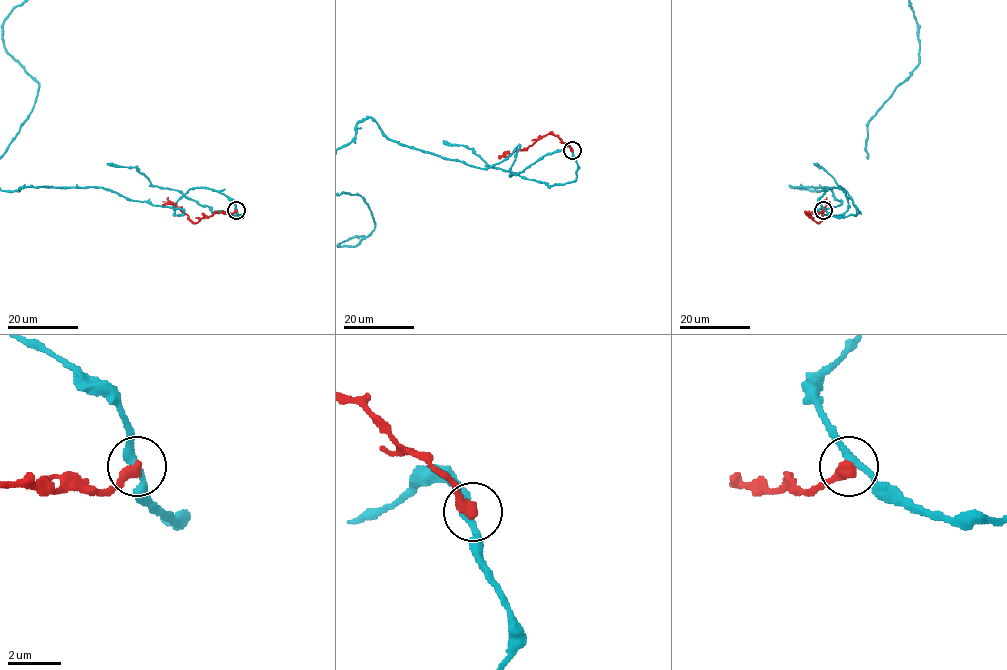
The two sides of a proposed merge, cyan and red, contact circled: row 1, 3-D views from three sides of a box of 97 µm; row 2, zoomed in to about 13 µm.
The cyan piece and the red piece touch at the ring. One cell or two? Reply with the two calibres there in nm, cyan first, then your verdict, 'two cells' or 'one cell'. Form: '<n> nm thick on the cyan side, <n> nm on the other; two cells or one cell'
280 nm thick on the cyan side, 460 nm on the other; two cells

